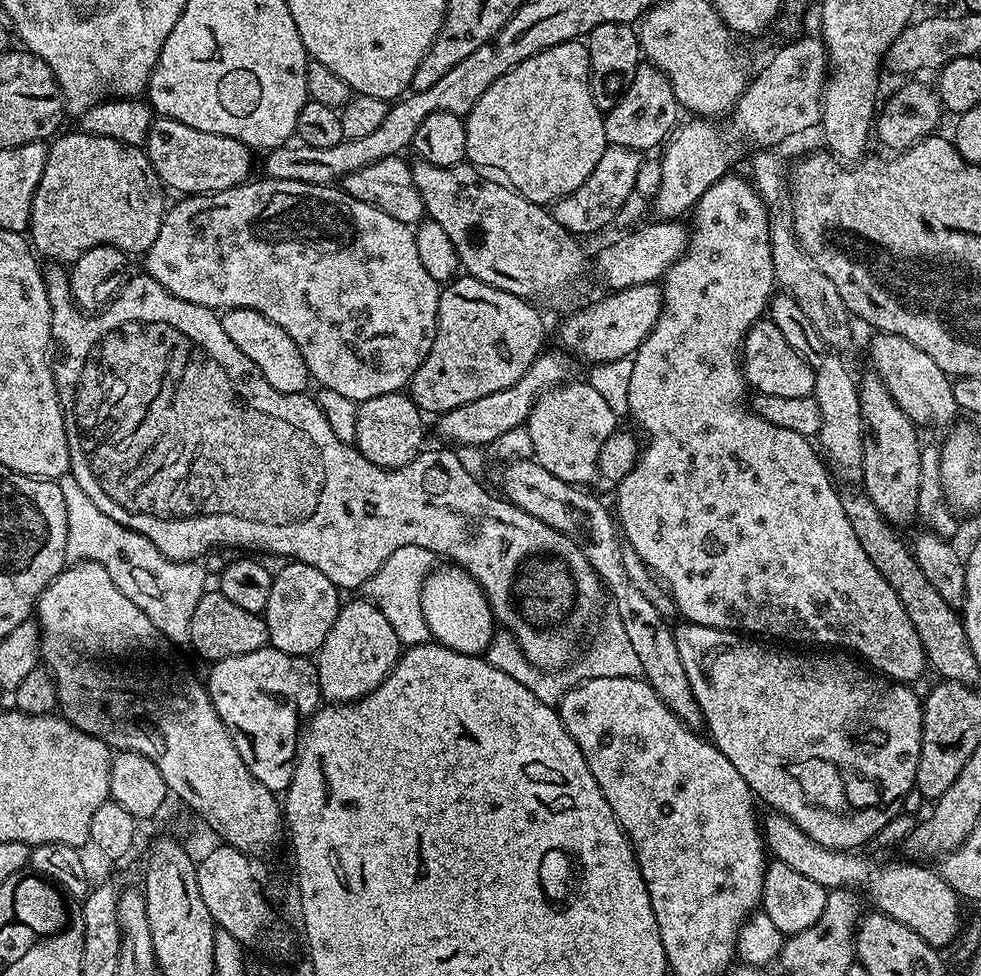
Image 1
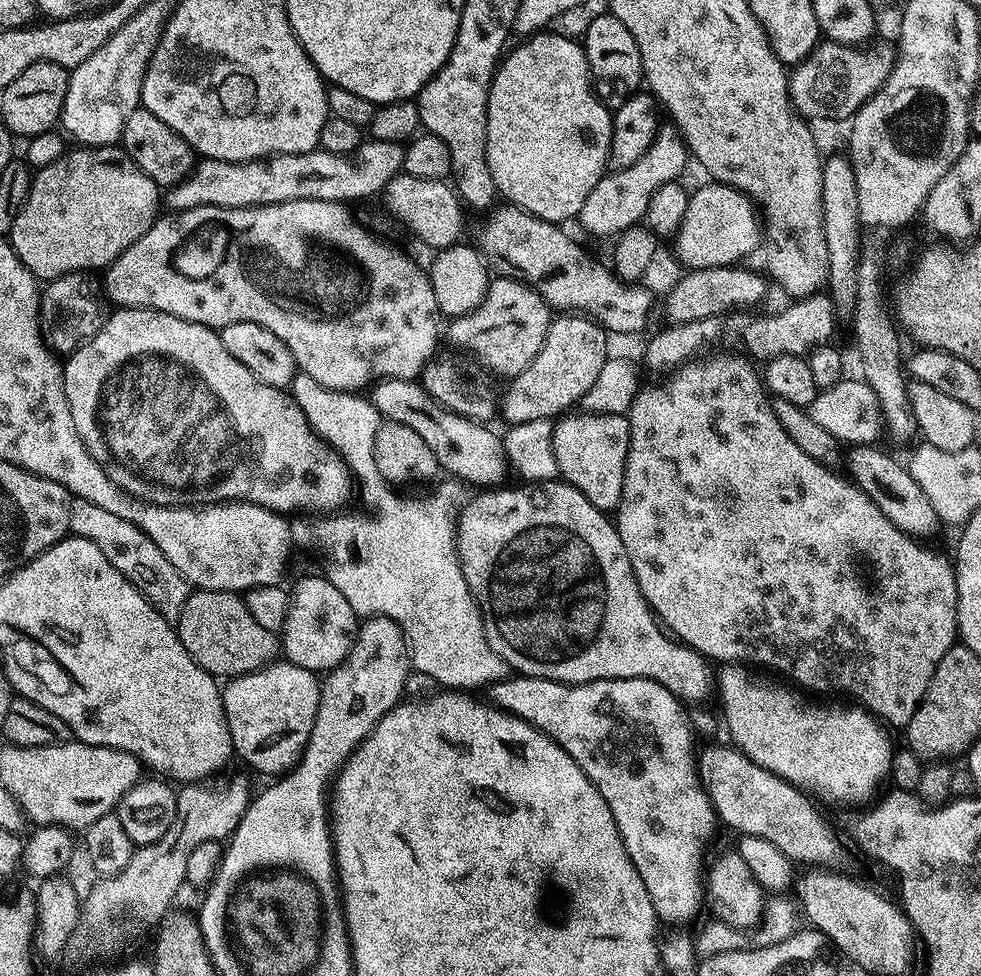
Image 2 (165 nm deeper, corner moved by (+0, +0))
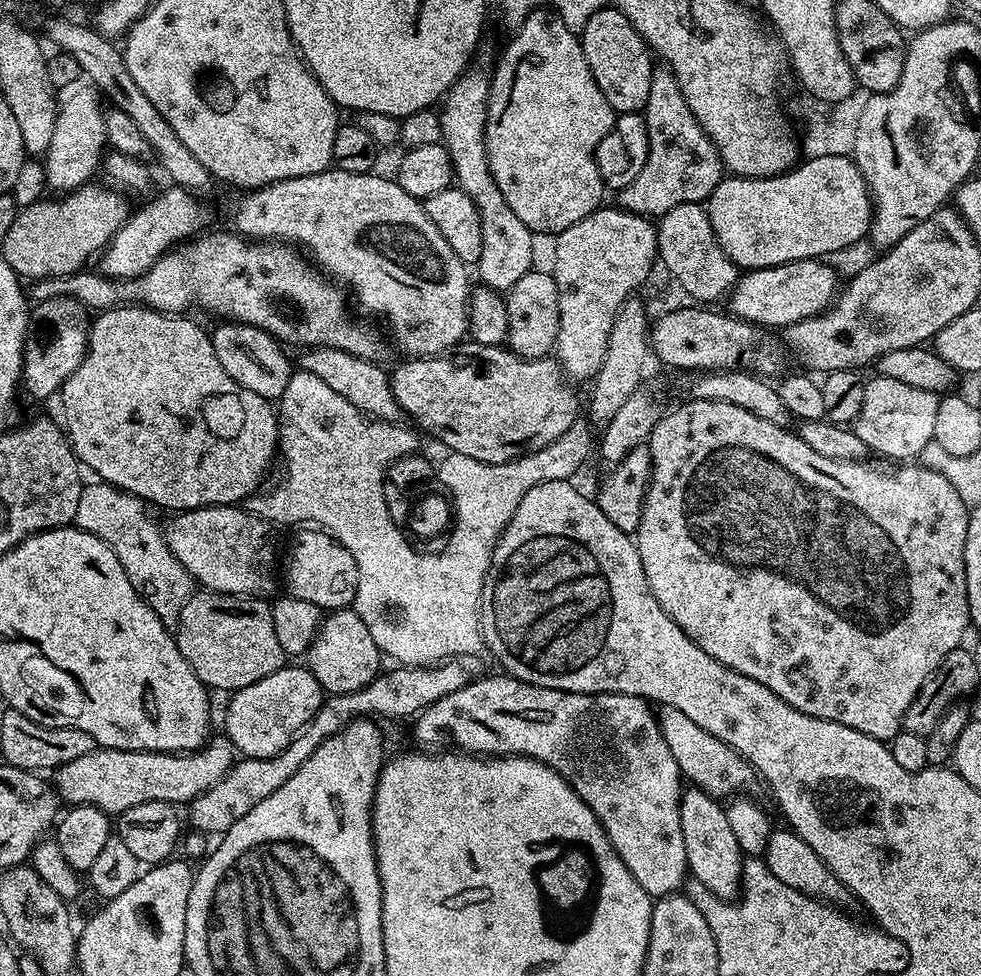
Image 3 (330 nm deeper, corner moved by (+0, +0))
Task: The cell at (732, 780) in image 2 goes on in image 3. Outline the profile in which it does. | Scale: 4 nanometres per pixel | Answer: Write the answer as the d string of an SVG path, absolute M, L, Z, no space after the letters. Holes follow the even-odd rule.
M659 705L656 720L660 723L662 738L666 738L666 746L670 746L670 754L674 754L674 762L678 762L681 777L689 785L702 788L717 798L732 798L737 794L744 794L749 791L748 787L751 786L752 780L754 781L752 768L748 761L739 756L729 744L714 738L714 734L702 730L702 726L697 726L687 714L682 714L682 710L674 710L674 706Z

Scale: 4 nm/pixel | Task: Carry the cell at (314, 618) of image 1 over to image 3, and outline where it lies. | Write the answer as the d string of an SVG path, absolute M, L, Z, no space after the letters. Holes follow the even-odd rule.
M351 607L329 611L321 619L320 629L306 653L308 671L314 674L321 689L328 694L350 694L354 690L362 690L362 686L381 675L380 660L381 650L374 638L370 638L366 622L362 622Z

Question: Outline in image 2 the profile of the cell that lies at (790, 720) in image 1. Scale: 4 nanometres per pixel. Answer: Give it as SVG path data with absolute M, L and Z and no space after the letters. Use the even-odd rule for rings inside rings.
M728 662L721 668L724 669L717 680L715 677L714 684L720 687L720 704L724 707L722 724L732 735L731 743L746 754L746 758L770 770L770 774L778 774L778 778L801 792L811 794L821 805L864 804L879 790L880 783L892 768L892 740L888 737L889 729L867 708L851 703L819 704L816 700L807 700L804 697L807 695L795 687L772 684L771 675L756 671L748 676L744 669L747 667L740 662Z

